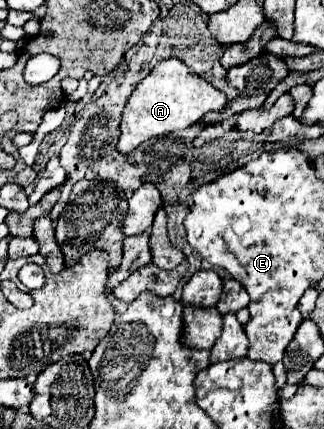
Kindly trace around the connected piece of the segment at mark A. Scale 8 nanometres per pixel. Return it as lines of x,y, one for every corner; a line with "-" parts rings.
165,59
135,87
135,91
127,99
119,123
121,135
117,141
117,151
131,153
135,147
151,137
187,129
205,113
221,111
225,103
225,95
203,81
199,75
191,73
185,63
181,63
179,59

